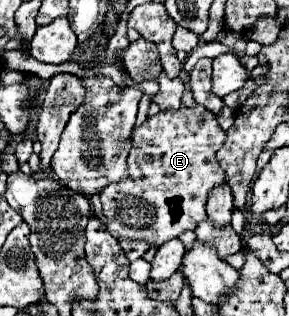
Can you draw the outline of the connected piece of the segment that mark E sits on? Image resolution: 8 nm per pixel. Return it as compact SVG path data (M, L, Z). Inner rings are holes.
M200 104L192 108L180 106L174 112L158 112L148 118L140 128L132 132L132 148L128 156L128 178L108 184L100 192L104 206L104 216L108 218L108 230L114 238L138 238L152 246L162 246L164 242L178 238L186 230L196 230L196 226L206 220L206 200L214 186L224 182L224 172L216 160L216 150L224 144L226 132L220 128L214 114L206 112Z

